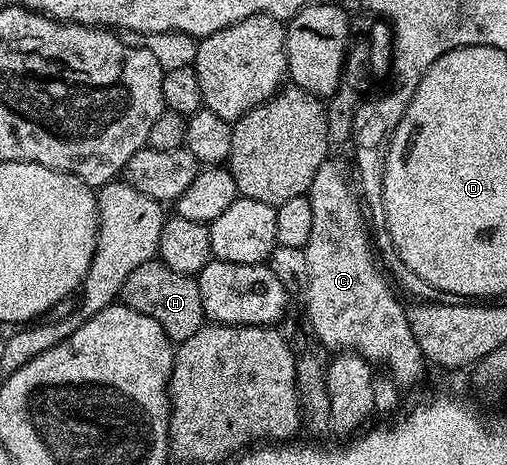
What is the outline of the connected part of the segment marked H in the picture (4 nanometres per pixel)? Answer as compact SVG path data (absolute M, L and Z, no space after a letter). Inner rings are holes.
M159 260L142 264L130 272L120 289L119 301L134 308L134 312L142 312L142 316L150 316L150 320L158 320L166 336L176 344L190 340L190 336L206 324L199 281L191 274L174 272L174 268Z

